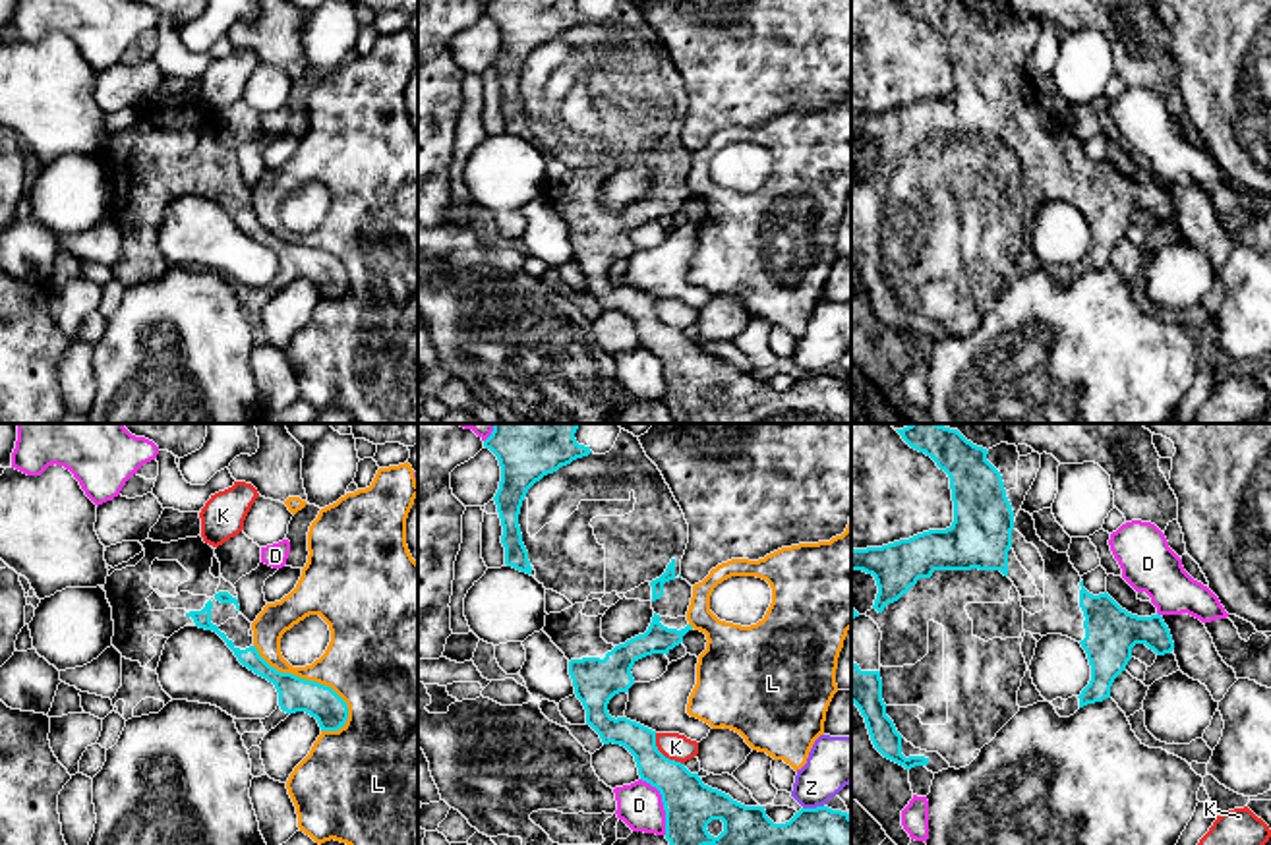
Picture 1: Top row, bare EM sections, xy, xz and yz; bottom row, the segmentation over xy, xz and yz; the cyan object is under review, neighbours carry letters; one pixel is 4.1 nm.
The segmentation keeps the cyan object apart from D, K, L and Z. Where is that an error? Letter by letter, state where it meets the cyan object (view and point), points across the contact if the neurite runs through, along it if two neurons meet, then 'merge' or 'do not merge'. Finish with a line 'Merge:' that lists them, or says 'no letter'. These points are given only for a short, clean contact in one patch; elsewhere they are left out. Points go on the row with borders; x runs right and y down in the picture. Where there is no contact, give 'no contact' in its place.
D: xz (664, 805) | do not merge
K: xz (662, 755) | do not merge
L: xy (310, 681) | do not merge
Z: xz (813, 809) | do not merge
Merge: no letter

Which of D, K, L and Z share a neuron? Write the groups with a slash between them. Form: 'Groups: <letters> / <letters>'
Groups: D / K / L / Z

